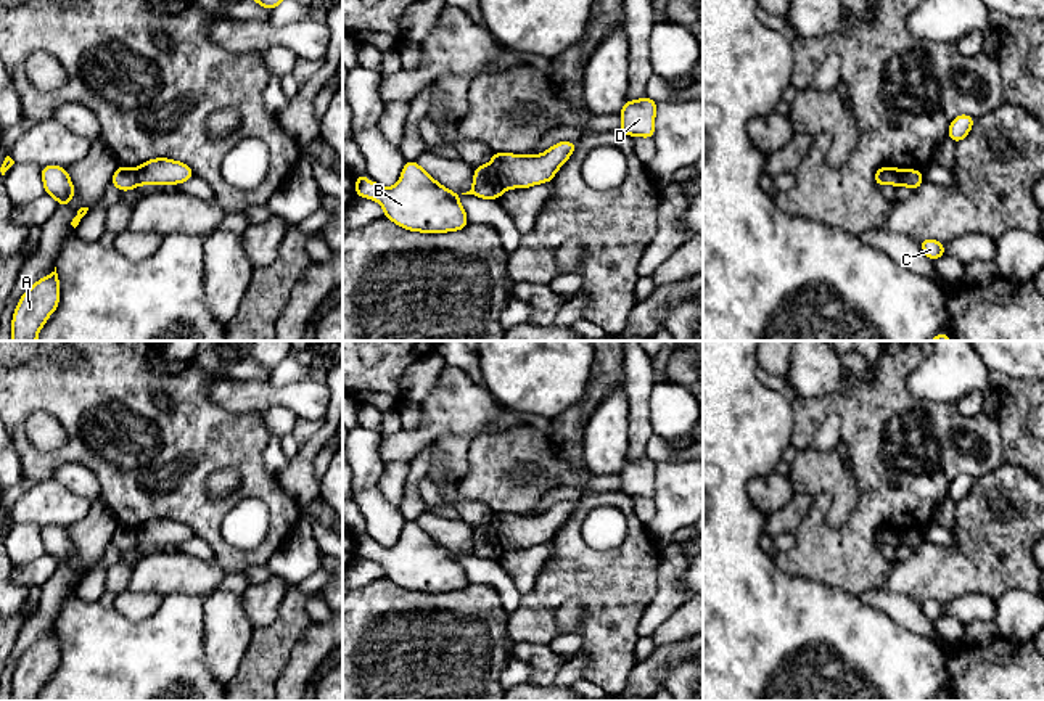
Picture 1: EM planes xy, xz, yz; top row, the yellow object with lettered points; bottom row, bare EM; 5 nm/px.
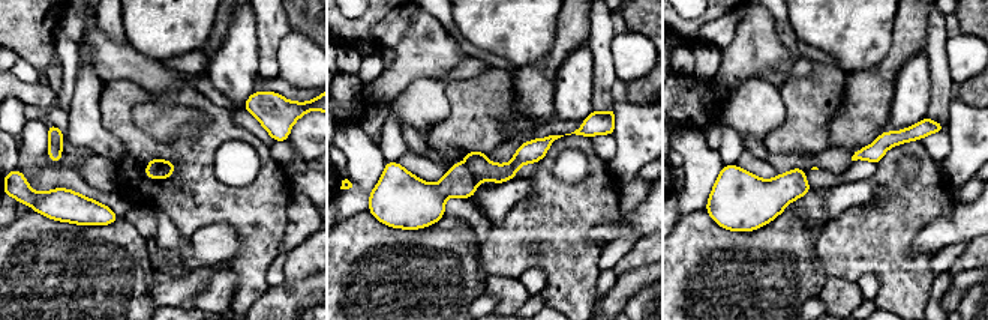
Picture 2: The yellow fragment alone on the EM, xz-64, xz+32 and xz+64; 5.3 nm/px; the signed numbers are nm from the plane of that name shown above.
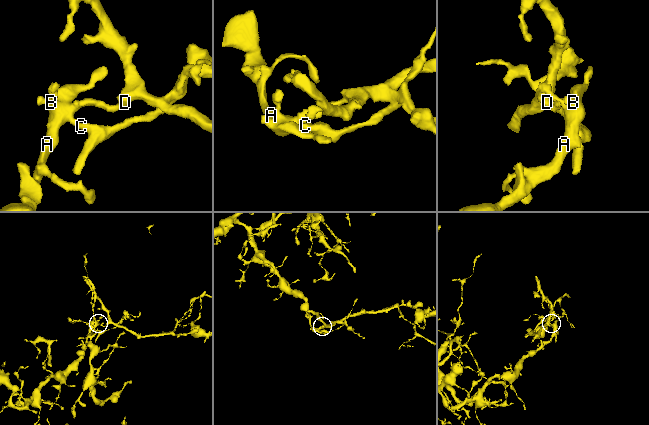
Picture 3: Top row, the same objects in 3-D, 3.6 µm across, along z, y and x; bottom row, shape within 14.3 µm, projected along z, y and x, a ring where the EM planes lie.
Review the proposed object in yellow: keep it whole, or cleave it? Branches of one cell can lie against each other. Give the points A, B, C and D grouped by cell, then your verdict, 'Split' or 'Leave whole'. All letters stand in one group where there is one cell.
Groups: A B C / D. Split

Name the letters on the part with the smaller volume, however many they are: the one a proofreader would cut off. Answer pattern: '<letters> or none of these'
D

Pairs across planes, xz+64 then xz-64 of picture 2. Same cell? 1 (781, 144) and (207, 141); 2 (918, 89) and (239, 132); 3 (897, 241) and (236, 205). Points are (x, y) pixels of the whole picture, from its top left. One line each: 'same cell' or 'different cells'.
1: same cell
2: different cells
3: same cell

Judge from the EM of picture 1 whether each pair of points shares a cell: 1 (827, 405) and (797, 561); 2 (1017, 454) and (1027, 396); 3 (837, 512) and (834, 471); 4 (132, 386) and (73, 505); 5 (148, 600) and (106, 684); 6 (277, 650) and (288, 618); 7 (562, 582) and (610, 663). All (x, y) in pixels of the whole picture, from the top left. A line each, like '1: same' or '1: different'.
1: same
2: same
3: same
4: different
5: different
6: same
7: same

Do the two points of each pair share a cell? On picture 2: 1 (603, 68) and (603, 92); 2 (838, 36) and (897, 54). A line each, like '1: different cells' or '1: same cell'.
1: same cell
2: different cells

